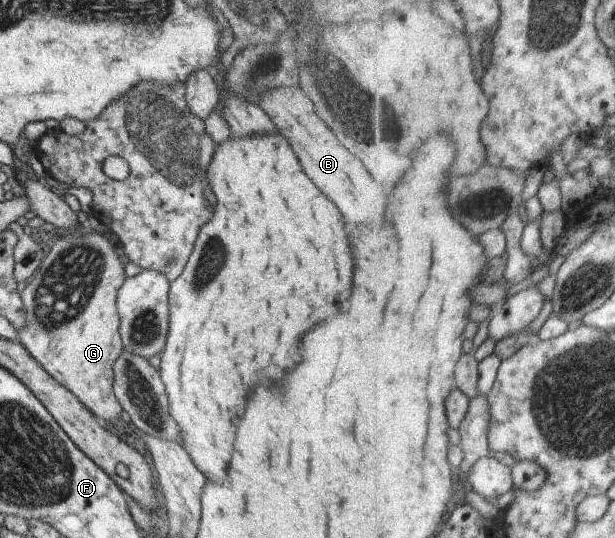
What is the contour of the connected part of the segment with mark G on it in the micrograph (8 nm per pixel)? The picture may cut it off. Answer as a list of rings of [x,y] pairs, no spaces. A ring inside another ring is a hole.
[[[77,226],[51,244],[49,252],[27,281],[20,298],[25,308],[25,325],[17,330],[18,342],[54,379],[67,388],[105,426],[116,425],[122,410],[113,393],[113,364],[122,352],[119,316],[115,307],[117,290],[126,278],[116,246],[100,233],[79,234]]]

